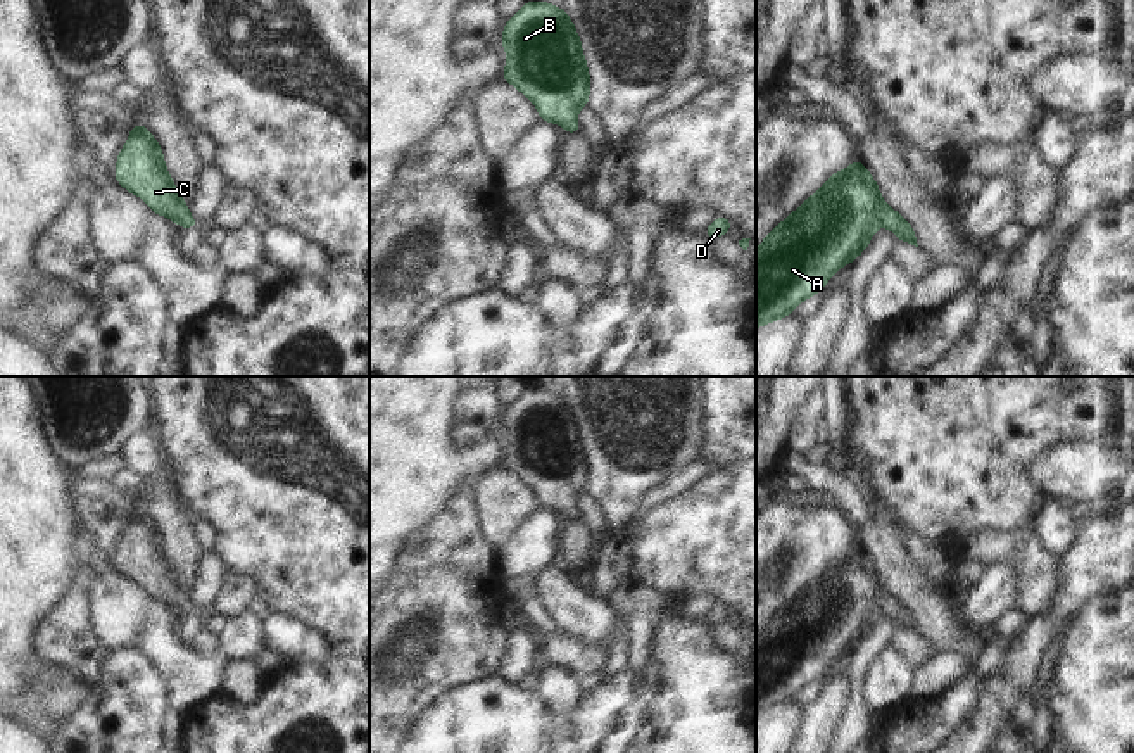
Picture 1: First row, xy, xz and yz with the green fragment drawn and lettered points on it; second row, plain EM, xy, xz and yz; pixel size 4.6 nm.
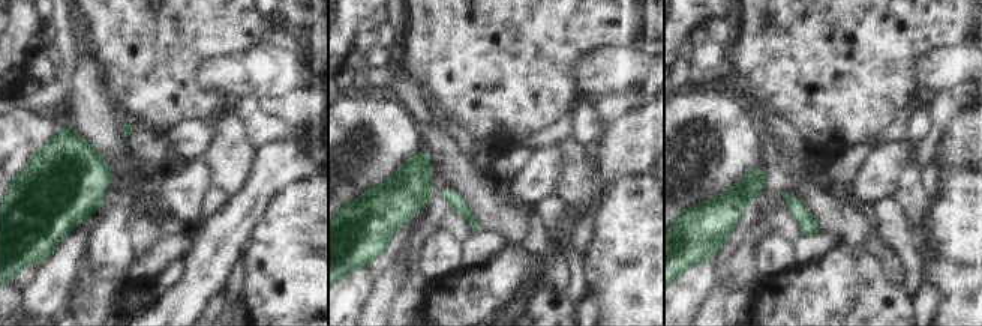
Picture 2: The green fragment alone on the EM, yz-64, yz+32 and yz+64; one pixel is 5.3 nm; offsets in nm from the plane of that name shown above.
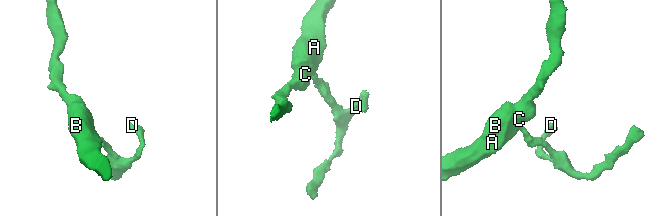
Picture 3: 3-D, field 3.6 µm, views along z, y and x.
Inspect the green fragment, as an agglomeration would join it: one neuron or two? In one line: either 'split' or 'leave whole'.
leave whole

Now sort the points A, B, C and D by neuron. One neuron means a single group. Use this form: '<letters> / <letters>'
A B C D

